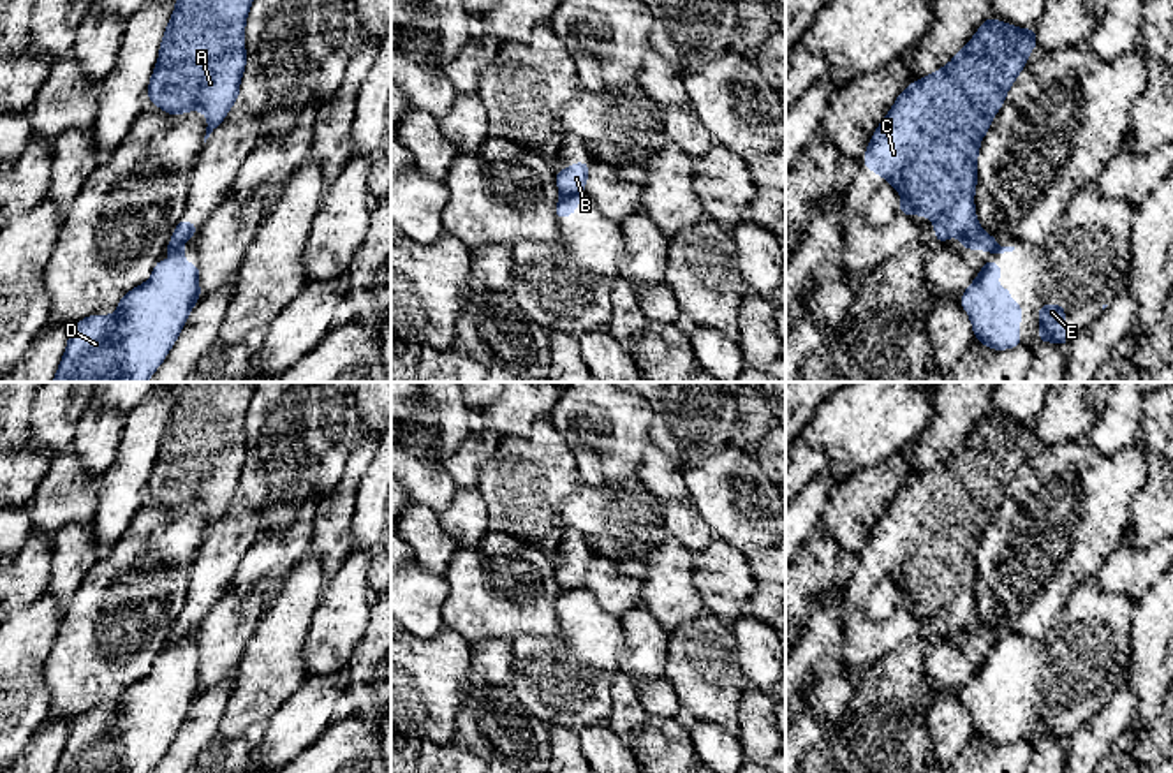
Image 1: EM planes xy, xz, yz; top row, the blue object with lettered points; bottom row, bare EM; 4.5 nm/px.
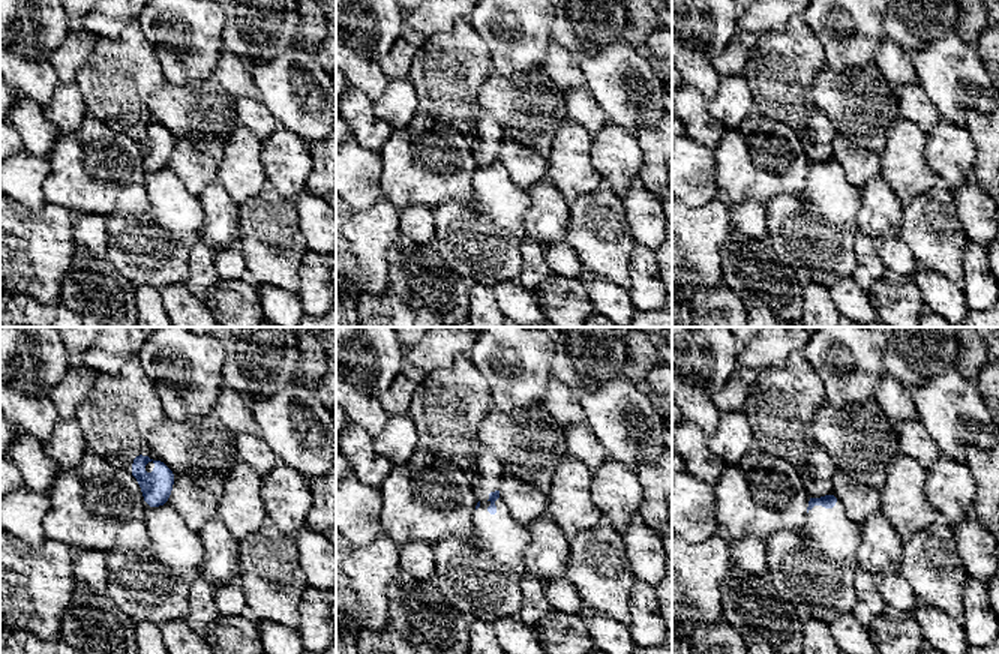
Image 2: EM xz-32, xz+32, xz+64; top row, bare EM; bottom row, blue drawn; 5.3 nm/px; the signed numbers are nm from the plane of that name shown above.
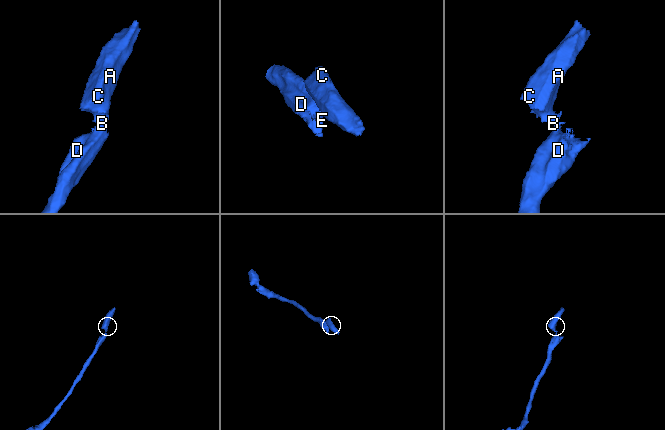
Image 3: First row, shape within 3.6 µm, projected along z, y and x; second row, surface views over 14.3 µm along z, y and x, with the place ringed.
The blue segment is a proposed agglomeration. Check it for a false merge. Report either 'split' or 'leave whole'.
split

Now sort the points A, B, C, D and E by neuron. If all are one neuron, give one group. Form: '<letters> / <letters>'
A B C / D E

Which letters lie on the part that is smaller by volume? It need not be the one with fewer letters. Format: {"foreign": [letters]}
{"foreign": ["A", "B", "C"]}

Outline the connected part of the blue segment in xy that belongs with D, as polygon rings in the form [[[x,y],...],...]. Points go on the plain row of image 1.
[[[167,641],[153,660],[151,673],[123,688],[113,711],[90,710],[70,724],[55,773],[150,773],[199,692],[199,660],[185,657],[183,641]]]

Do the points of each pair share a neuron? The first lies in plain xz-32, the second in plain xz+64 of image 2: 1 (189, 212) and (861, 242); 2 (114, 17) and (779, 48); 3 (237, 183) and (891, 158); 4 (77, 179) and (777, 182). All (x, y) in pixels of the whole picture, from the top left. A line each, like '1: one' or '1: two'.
1: two
2: two
3: one
4: one

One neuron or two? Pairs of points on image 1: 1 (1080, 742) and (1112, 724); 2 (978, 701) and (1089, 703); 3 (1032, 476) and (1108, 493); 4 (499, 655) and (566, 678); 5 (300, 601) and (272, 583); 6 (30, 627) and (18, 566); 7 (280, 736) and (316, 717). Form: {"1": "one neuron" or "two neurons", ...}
{"1": "one neuron", "2": "one neuron", "3": "one neuron", "4": "two neurons", "5": "two neurons", "6": "two neurons", "7": "one neuron"}

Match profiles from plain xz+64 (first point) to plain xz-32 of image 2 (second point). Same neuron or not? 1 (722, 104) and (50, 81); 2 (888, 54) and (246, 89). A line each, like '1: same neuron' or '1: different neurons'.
1: different neurons
2: same neuron

